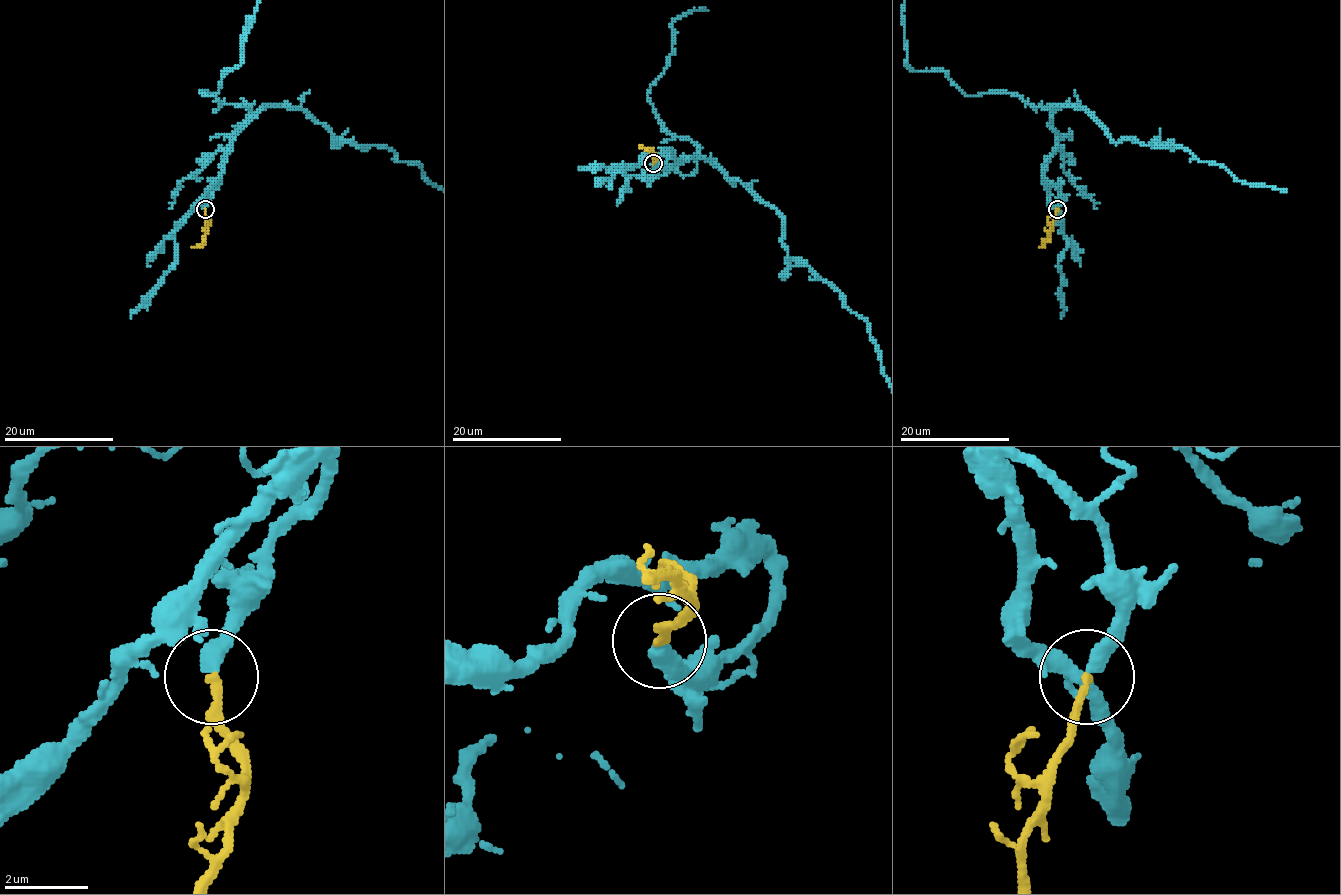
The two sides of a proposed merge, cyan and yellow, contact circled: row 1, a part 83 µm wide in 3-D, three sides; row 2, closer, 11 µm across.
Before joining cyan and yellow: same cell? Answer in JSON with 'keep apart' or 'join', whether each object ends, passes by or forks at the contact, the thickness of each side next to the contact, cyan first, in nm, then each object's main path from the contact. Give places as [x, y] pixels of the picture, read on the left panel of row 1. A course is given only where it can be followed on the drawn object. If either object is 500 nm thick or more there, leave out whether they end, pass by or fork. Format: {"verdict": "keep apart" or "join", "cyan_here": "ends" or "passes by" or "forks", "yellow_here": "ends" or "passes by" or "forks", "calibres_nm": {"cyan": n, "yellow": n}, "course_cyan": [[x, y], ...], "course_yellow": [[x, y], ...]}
{"verdict": "join", "cyan_here": "ends", "yellow_here": "ends", "calibres_nm": {"cyan": 420, "yellow": 190}, "course_cyan": [[204, 208], [250, 109], [200, 92], [214, 95], [223, 70], [241, 62], [243, 32]], "course_yellow": [[204, 209], [208, 220], [206, 235], [200, 245], [192, 246]]}

